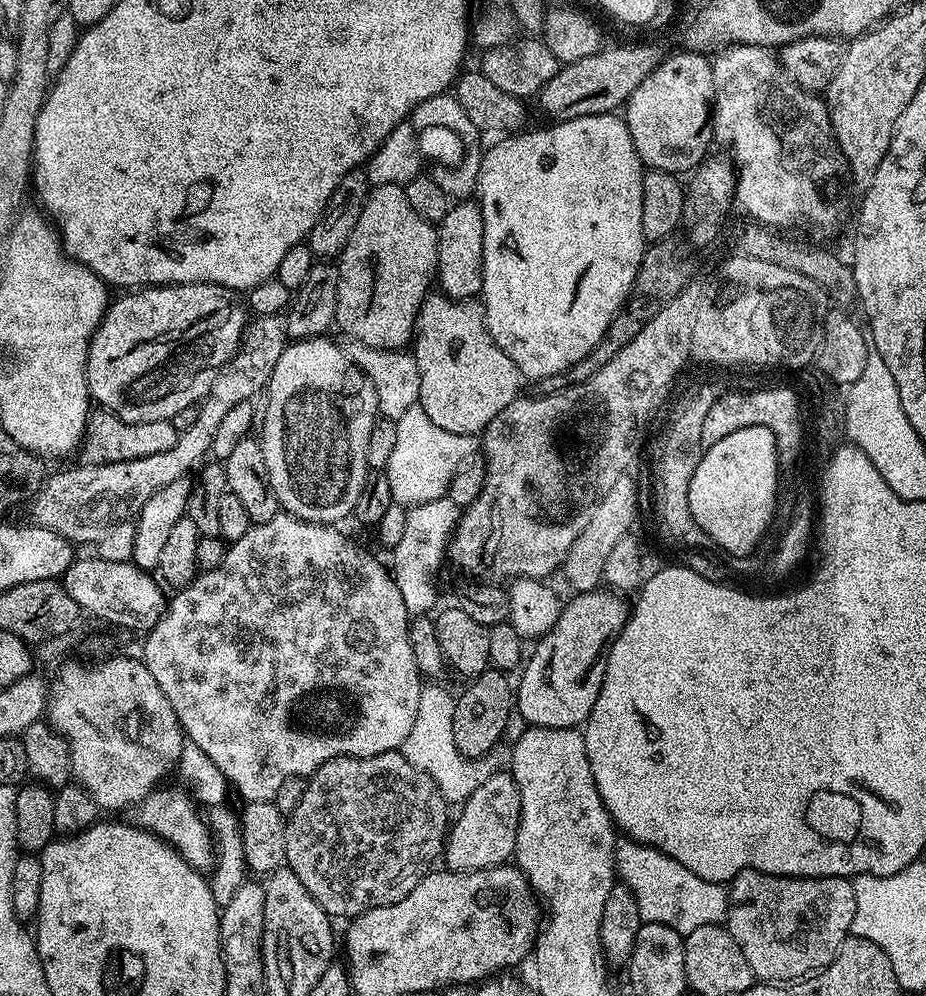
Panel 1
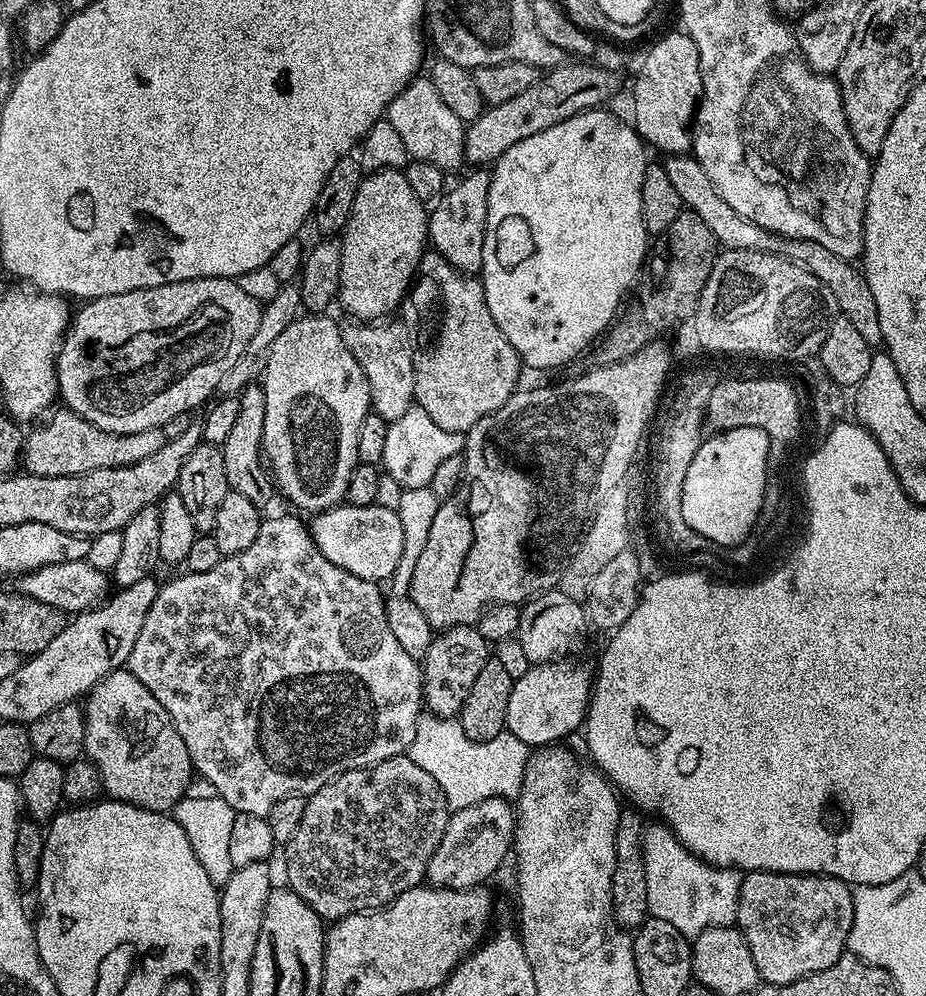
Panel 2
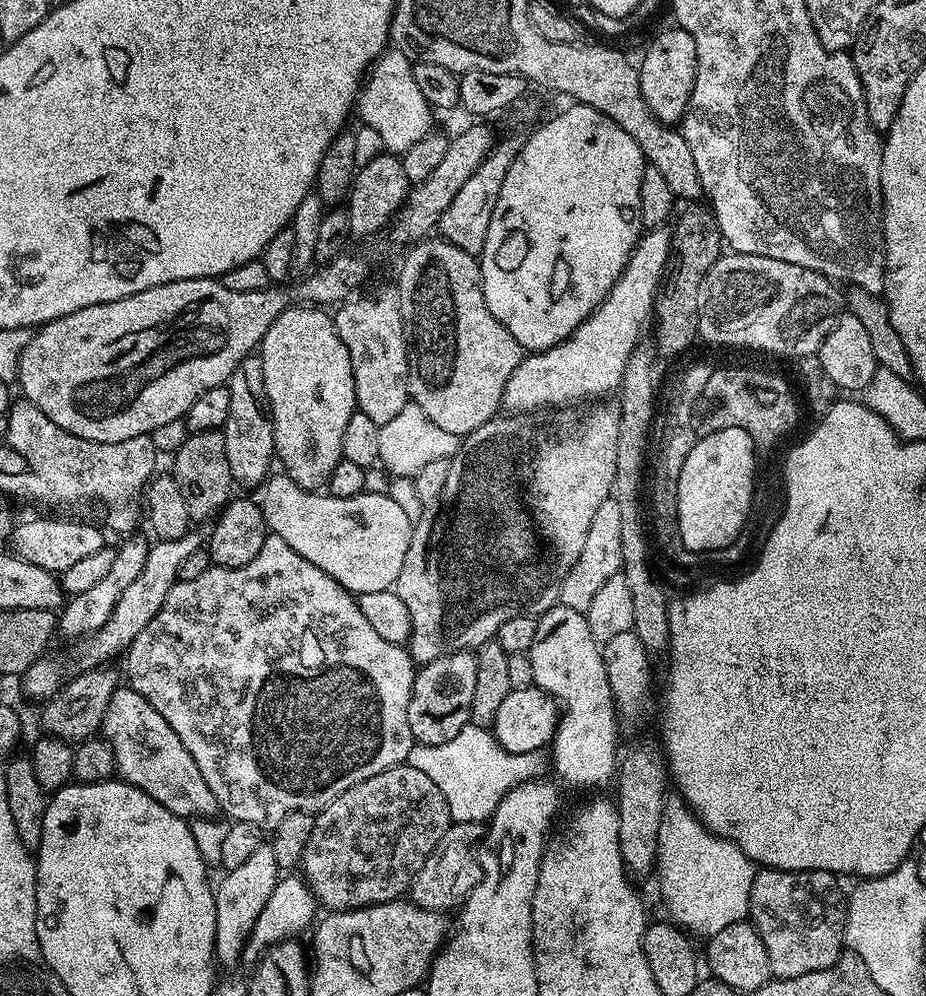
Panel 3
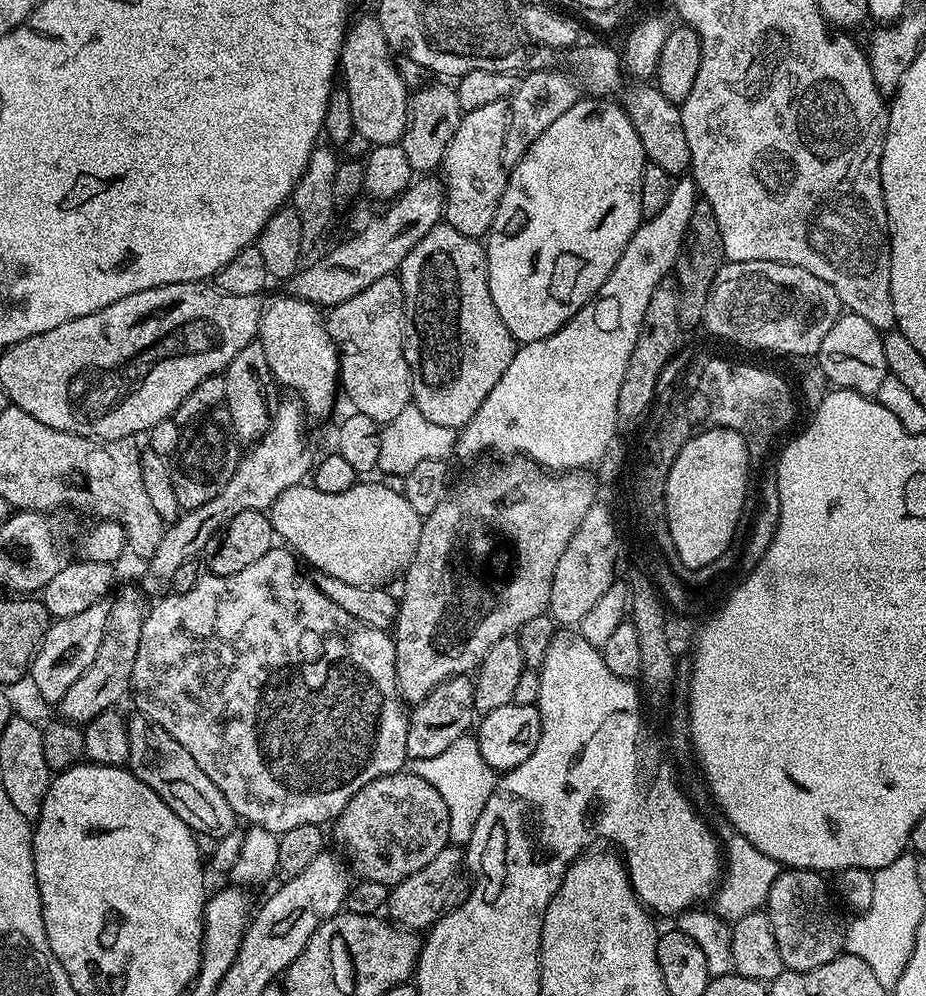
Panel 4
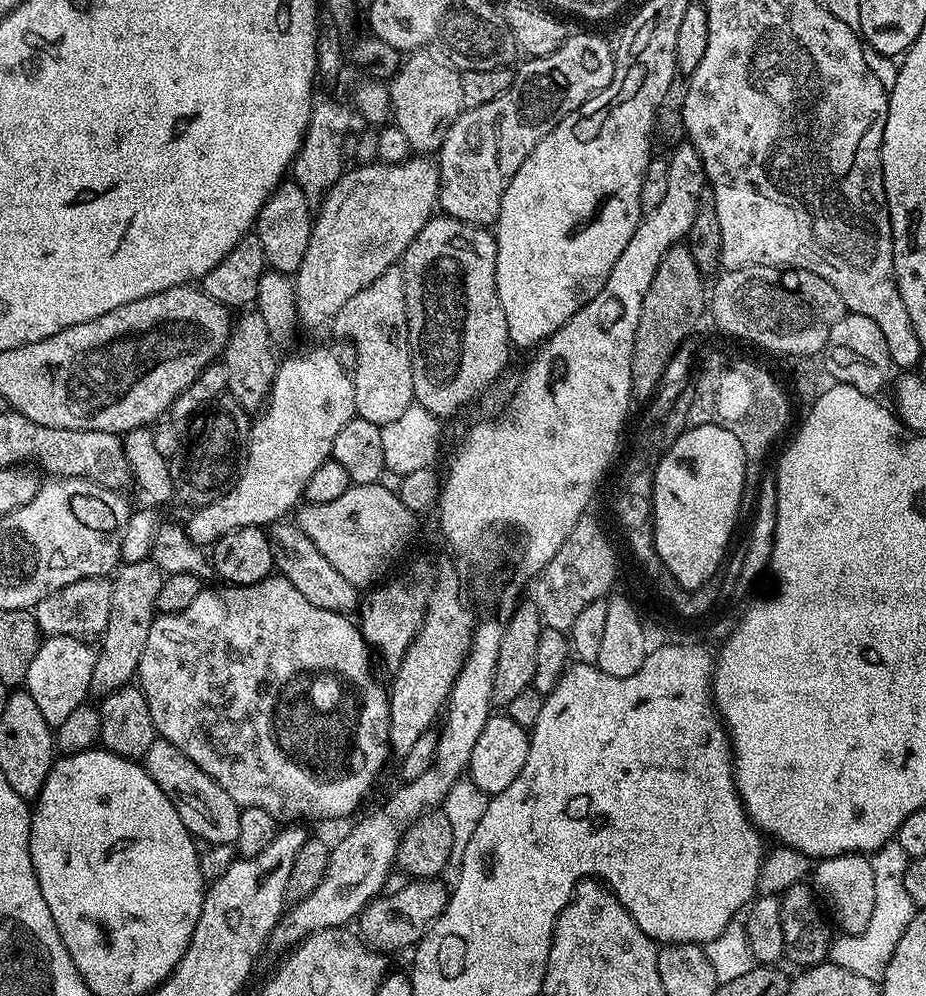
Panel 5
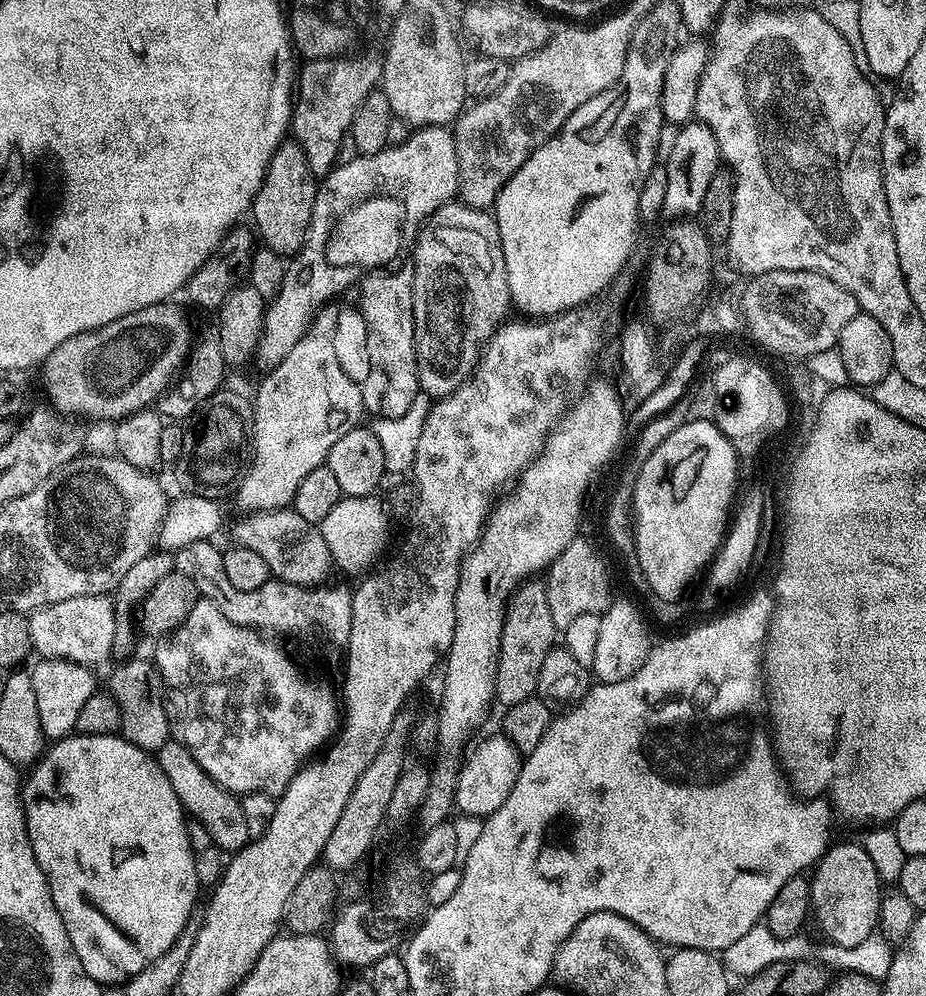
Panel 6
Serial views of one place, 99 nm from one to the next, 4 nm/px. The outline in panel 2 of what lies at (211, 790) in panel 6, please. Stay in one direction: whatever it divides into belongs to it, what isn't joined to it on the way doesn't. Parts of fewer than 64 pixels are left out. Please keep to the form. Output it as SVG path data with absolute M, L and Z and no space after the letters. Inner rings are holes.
M113 670L103 676L92 691L87 693L82 704L84 713L84 752L87 759L95 764L100 771L100 782L103 791L111 799L121 800L151 812L171 813L172 807L189 791L194 777L192 759L186 750L186 742L182 742L182 734L172 725L170 714L134 678L134 674L127 670Z

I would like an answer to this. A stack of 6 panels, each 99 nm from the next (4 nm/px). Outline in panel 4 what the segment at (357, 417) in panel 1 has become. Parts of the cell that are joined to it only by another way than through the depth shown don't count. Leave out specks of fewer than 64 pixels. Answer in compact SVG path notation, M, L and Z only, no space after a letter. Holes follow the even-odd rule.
M283 294L277 300L267 301L266 307L263 309L260 318L260 331L258 333L258 343L262 346L262 350L266 350L266 362L268 363L268 374L269 377L274 381L277 380L284 388L289 388L298 399L304 403L303 411L313 416L314 419L320 420L323 416L328 416L332 412L332 407L336 404L336 392L338 396L338 385L340 383L340 353L336 351L336 344L330 338L328 333L328 325L326 323L325 317L322 315L321 309L315 304L306 302L305 300L300 300L298 297L291 294Z

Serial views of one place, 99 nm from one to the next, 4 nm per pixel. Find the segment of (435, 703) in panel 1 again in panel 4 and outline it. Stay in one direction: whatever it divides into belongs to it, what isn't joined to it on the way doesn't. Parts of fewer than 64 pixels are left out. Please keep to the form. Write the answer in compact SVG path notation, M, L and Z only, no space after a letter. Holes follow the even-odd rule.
M468 734L458 738L458 742L446 746L446 750L442 750L436 758L415 761L414 771L430 782L438 794L442 794L442 802L446 802L446 810L450 814L449 841L456 846L467 845L478 818L482 818L482 810L486 810L486 802L490 802L490 794L495 790L498 779L496 769L488 765L486 758L482 758L476 739Z

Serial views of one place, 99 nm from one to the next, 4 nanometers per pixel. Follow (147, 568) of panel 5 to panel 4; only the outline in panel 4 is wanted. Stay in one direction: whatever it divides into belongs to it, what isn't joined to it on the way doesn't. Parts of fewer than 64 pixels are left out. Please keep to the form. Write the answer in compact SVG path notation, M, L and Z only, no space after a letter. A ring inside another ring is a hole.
M139 587L124 588L115 593L116 600L111 601L112 609L106 622L106 634L102 638L102 646L98 646L98 654L94 654L94 662L66 690L66 694L58 701L59 715L70 724L86 725L106 709L119 705L124 695L129 695L132 686L132 670L134 654L138 650L138 638L142 638L142 626L146 615L145 593Z

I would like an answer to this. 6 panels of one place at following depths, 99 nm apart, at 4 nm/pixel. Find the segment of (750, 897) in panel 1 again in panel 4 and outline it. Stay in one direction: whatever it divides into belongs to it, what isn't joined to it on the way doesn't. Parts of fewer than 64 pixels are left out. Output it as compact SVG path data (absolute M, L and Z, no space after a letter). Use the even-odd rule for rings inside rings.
M807 868L781 870L774 886L770 886L766 911L774 938L778 942L778 954L782 954L785 969L790 972L809 972L845 951L845 929L832 909L832 896L823 875L809 872Z

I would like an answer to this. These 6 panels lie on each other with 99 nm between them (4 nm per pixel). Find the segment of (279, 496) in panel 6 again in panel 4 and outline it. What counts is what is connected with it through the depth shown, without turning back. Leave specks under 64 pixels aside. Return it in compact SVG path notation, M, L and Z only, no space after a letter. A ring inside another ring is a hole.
M284 408L281 412L277 411L268 433L261 440L257 440L255 444L251 445L249 452L252 453L244 461L239 461L236 464L236 472L230 478L230 482L226 482L226 486L222 486L222 494L210 498L210 502L206 502L202 506L187 509L179 520L171 521L165 527L162 542L158 542L158 550L152 555L151 560L147 561L145 567L148 568L144 572L144 584L142 583L145 593L167 593L174 578L174 573L178 571L178 566L182 566L184 560L197 559L203 553L206 542L210 542L210 538L214 538L214 534L228 524L230 518L234 518L234 514L242 514L244 510L264 512L271 507L283 491L289 490L290 487L294 487L296 484L305 483L306 477L314 467L314 456L308 453L308 444L304 441L304 424L300 421L301 413L297 412L292 408Z

